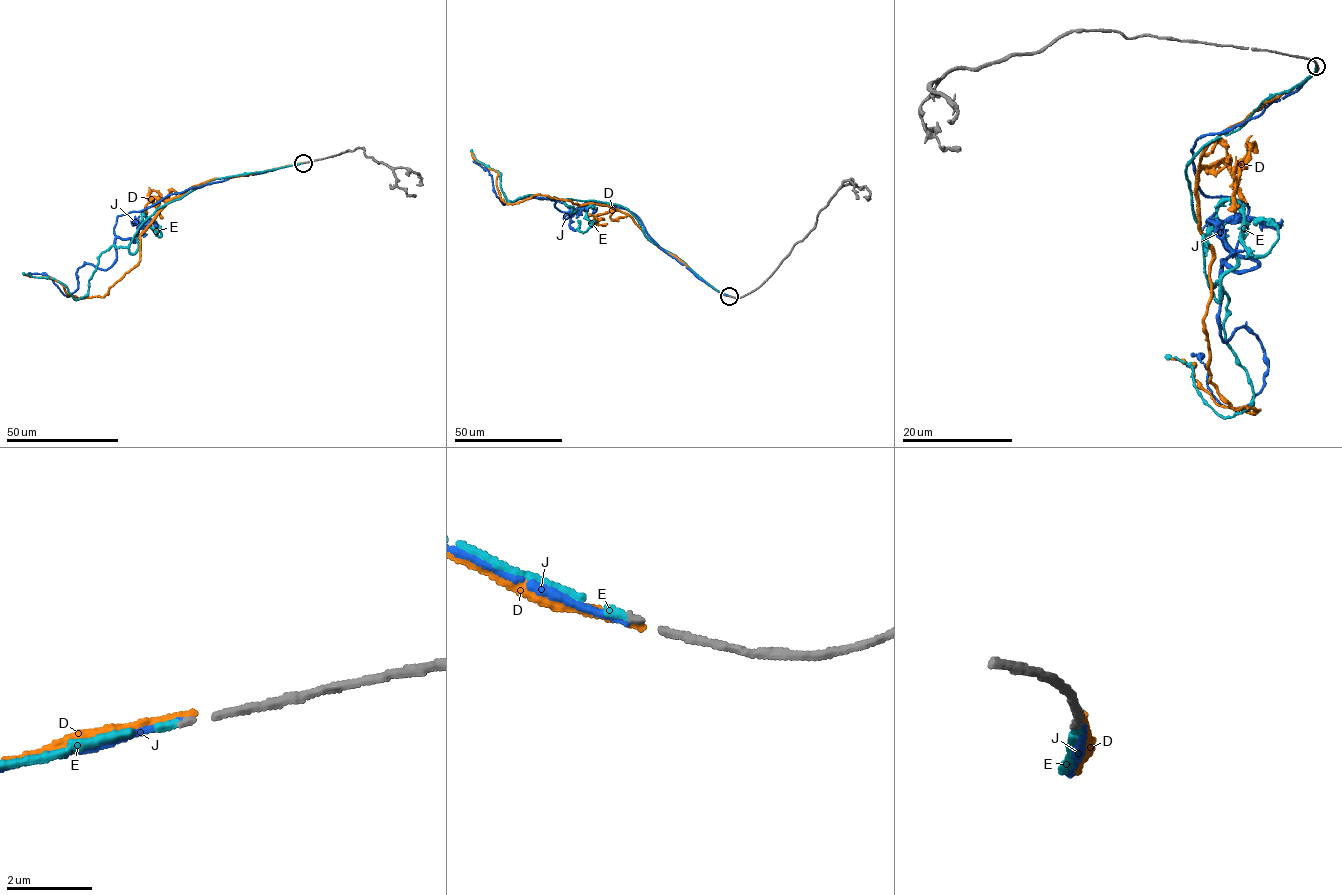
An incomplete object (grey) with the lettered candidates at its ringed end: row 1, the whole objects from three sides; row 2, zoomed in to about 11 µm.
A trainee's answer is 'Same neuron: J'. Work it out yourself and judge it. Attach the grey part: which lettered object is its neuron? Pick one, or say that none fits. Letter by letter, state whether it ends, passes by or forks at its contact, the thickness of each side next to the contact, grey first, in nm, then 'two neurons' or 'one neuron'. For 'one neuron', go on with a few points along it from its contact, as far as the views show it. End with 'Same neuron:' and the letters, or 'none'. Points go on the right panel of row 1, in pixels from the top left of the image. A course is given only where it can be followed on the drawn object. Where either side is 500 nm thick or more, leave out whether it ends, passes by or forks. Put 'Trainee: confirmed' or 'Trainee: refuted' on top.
Trainee: refuted
D: it ends there; 130 nm thick on the grey side, 200 nm on the other; two neurons
E: it ends there; 130 nm thick on the grey side, 140 nm on the other; one neuron; it runs (1316, 66), (1187, 166), (1249, 409), (1217, 415), (1192, 366), (1166, 355)
J: it ends there; 130 nm thick on the grey side, 150 nm on the other; two neurons
Same neuron: E

